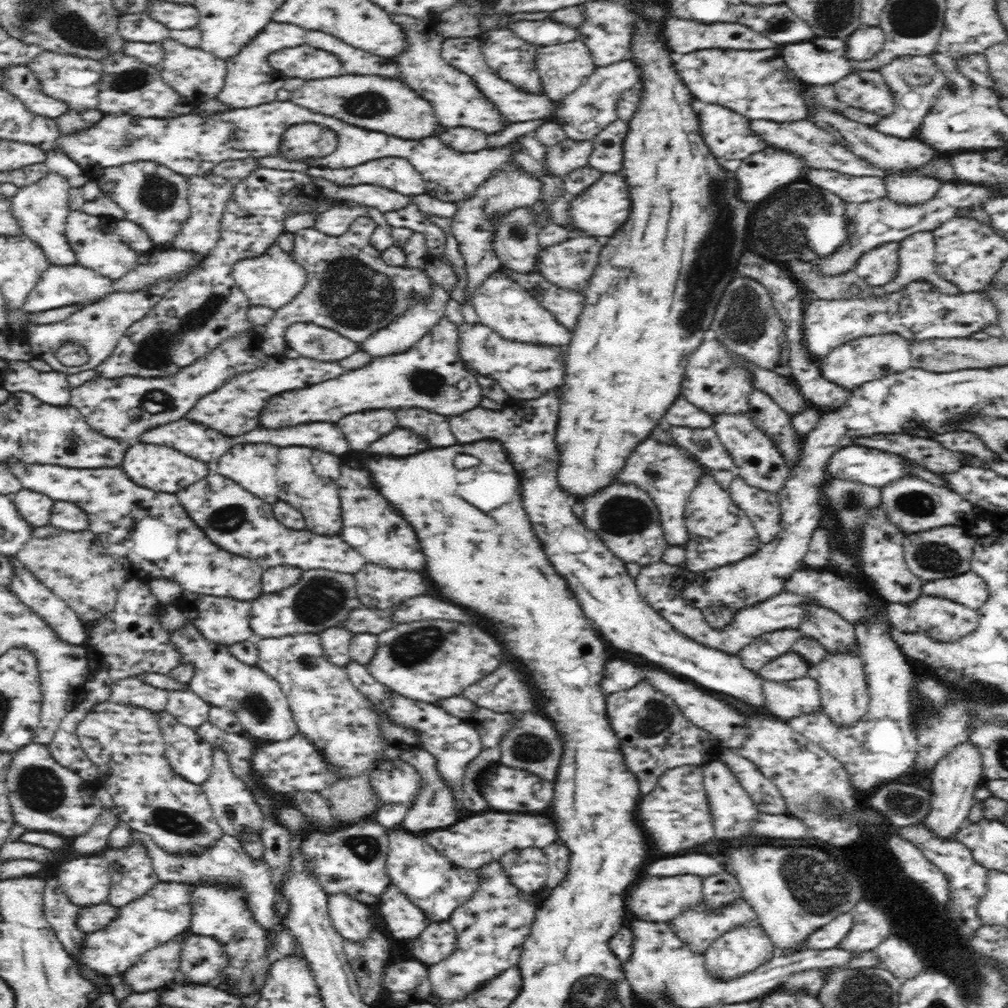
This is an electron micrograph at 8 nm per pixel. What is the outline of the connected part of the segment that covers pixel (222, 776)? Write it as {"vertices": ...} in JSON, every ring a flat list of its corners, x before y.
{"vertices":[[216,748,214,750,214,770,212,770,210,778,201,785,208,797,214,818,218,821,223,833,229,834,229,836,237,838,239,841,242,840,240,839,240,833,244,832,244,830,254,830,262,834,264,826,260,807,256,804,249,788,245,786,245,782,242,782,230,770,228,753,224,749]]}

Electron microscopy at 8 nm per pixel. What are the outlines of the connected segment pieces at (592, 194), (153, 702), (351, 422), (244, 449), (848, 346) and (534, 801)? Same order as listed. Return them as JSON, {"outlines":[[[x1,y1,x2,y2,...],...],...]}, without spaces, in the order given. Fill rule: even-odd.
{"outlines":[[[603,173,600,180,591,184,582,194,570,199,570,217,572,225,580,229,581,234,592,236,612,236,630,214,630,188,624,176]],[[138,677,118,680,110,686,108,701,134,705,154,712,164,711,169,691,156,688]],[[372,410,344,416,338,420,338,428,346,434,352,450,364,450,394,428,400,428,400,424,392,410]],[[238,444,216,460,216,472,230,476,242,488,268,504,279,501,276,484,278,448,272,444]],[[899,334,862,336,834,348,819,362,819,368,822,377,826,380,852,390,855,387,862,387,862,384,870,383,872,380,879,380,888,374,907,370,912,362,910,354,908,340]],[[499,762,482,770,476,783,480,786,480,794,486,800,487,806,500,812,540,812,548,808,554,798,554,784,546,784,526,770,506,768]]]}

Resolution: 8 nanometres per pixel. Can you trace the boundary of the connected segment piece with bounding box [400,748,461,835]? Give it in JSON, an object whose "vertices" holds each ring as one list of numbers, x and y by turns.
{"vertices":[[416,748,404,750,400,754,400,759,416,767,423,780,422,789,419,789,415,800,409,805,408,812,403,820,402,826,404,830,423,835,426,832,431,833,436,830,449,829,454,823,458,822,461,819,461,813,454,809,456,808,456,801,454,801,452,787,446,783,446,779,440,777,440,772,438,772,438,767,436,767,436,757,430,754,428,749]]}

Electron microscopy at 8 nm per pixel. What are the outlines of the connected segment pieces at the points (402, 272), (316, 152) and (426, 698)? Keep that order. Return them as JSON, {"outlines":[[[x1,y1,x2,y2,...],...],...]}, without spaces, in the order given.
{"outlines":[[[358,217,342,236,328,235,316,228,295,233,290,255,305,270,306,284,265,324,266,331,258,339,259,350,268,359,283,356,287,349,285,332,291,324,310,321,360,344,370,334,386,328,394,318,404,314,414,300,430,298,432,282,423,269,390,266,382,259,381,252,370,242,375,228,374,219]],[[298,124,287,127,282,134,281,152,276,156,282,156,289,160,298,160,305,162,309,158,322,158,328,154,332,154,338,147,338,139,336,133,328,127,320,124]],[[420,620,397,624,397,627,390,631,382,632,373,659,365,667,378,682,390,690,412,700,437,704,439,699,461,695,462,690,468,688,470,684,476,684,486,674,494,672,494,668,500,666,504,656,506,654,502,646,476,626,470,628,470,626,446,622,446,620]]]}

